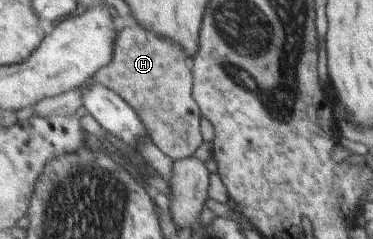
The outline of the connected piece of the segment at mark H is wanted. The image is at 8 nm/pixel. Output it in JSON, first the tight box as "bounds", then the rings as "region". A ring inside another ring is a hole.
{"bounds":[32,24,203,162],"region":[[[136,24],[121,31],[114,46],[112,61],[98,70],[87,86],[39,101],[33,106],[32,116],[73,116],[75,110],[83,105],[82,92],[93,83],[101,83],[130,103],[145,120],[152,141],[177,162],[193,157],[197,148],[203,144],[202,110],[192,93],[194,82],[193,57],[189,57],[175,41],[160,37]]]}

